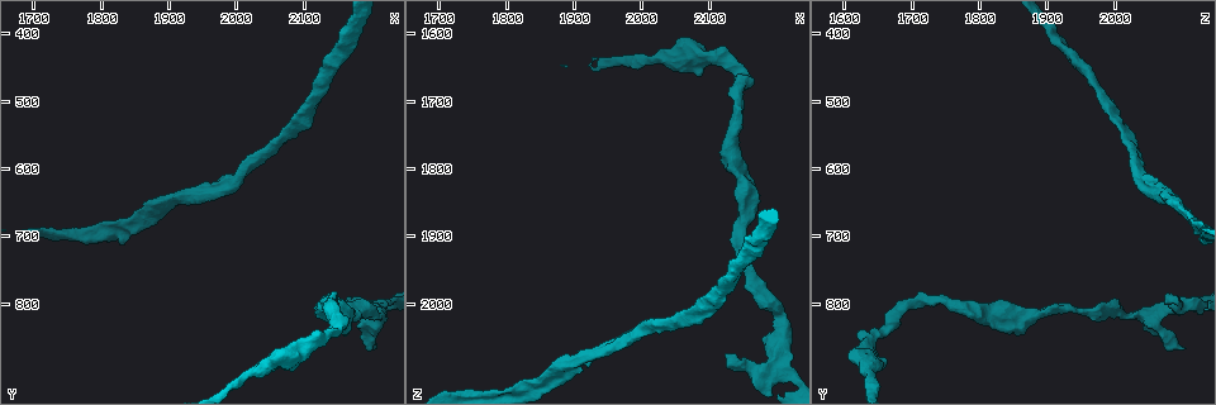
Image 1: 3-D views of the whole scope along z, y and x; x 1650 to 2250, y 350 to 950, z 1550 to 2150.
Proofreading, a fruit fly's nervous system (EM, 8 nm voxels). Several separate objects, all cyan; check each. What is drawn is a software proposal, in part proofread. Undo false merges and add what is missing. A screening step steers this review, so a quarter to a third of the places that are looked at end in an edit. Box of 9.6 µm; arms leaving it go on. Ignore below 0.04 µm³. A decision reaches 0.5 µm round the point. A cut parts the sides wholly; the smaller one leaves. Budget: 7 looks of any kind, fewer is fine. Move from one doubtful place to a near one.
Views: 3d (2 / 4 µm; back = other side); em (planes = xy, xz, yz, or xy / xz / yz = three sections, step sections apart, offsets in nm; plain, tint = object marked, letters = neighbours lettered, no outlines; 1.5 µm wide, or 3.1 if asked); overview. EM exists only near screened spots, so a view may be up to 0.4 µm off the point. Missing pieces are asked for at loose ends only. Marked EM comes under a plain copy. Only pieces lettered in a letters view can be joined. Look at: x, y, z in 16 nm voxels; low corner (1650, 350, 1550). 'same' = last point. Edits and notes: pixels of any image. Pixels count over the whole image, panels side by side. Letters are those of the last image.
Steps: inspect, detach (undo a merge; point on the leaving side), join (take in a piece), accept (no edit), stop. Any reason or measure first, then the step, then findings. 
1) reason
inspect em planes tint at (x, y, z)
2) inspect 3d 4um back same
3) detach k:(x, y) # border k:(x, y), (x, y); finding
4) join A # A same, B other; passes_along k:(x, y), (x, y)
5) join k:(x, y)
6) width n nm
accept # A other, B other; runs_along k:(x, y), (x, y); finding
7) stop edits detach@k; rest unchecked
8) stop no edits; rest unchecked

thick turns thin
inspect em yz step 4 tint at (2030, 900, 1630)

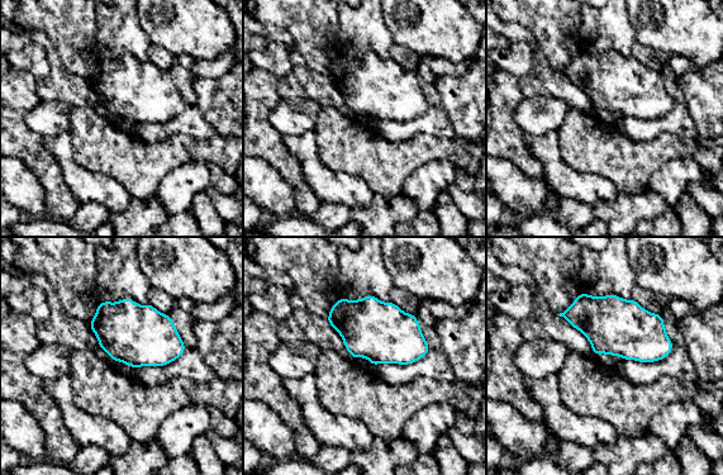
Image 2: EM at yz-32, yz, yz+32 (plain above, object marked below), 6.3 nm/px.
another direction
inspect em xz step 4 letters same

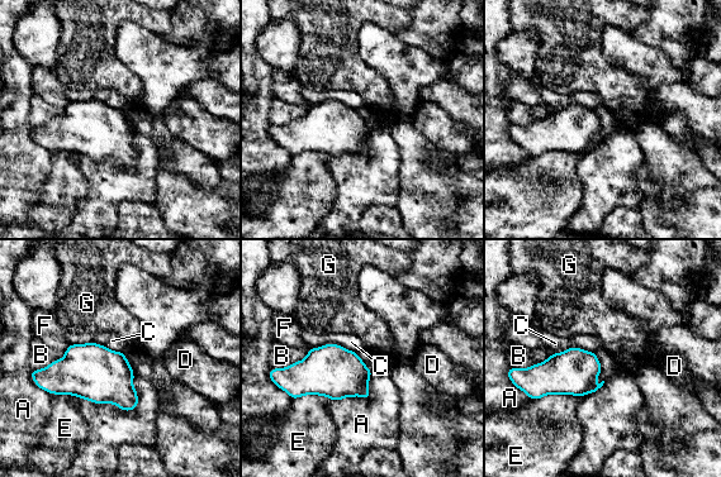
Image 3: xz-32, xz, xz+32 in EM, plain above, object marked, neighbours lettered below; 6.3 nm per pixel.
width 280 nm
accept # A other, B other, C other, D other, E other, F other, G other; border 3:(551, 354), (527, 367), (511, 367); continuous, no second cell

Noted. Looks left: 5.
branch stops here
inspect em yz step 4 letters at (2200, 870, 2105)

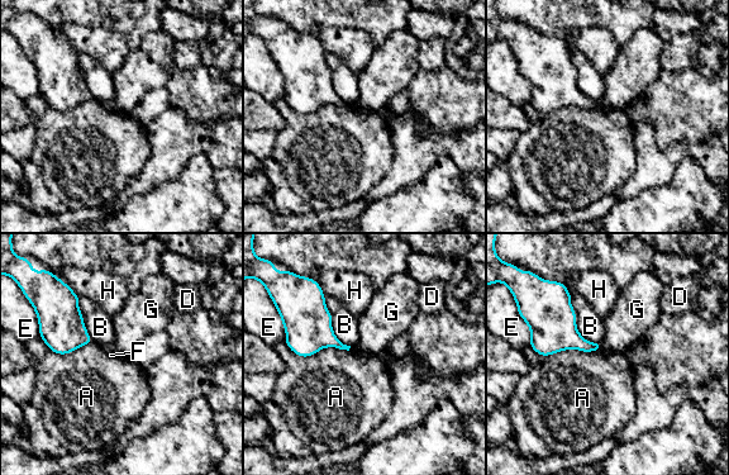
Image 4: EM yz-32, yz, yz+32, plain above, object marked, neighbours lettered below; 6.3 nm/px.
cut it another way
inspect em planes letters same

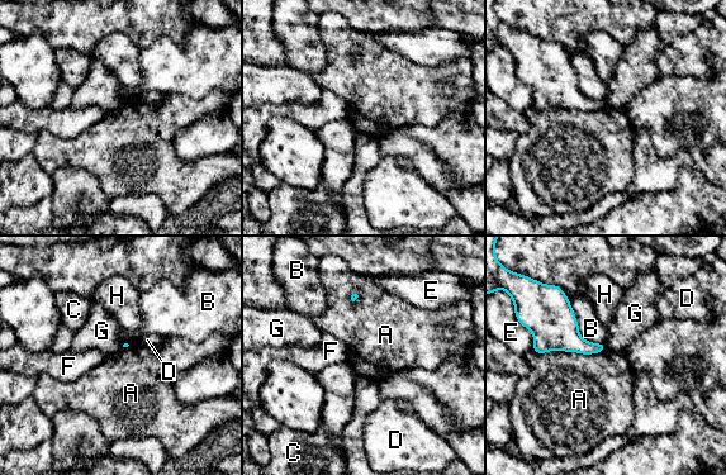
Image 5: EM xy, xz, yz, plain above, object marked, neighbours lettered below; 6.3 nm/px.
accept # A other, B other, C other, D other, E other, F other, G other, H other; border 5:(604, 348), (592, 354), (532, 351); no lettered piece goes on from it

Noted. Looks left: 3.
free end
inspect em yz step 4 letters at (2130, 800, 2075)

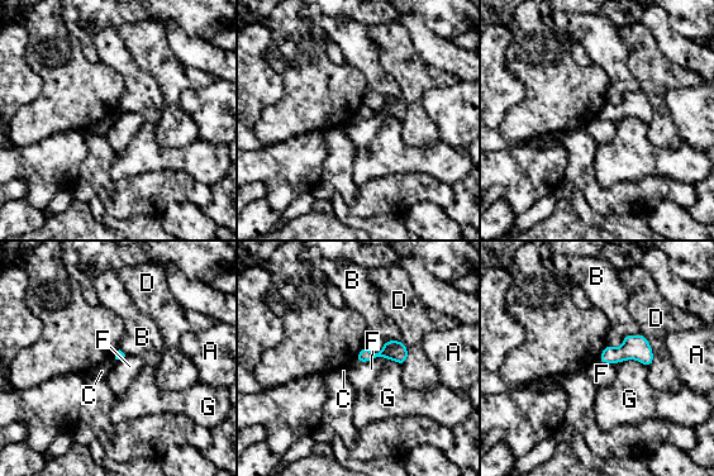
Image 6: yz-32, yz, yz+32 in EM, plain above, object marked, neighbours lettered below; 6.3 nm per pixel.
inspect em planes letters same

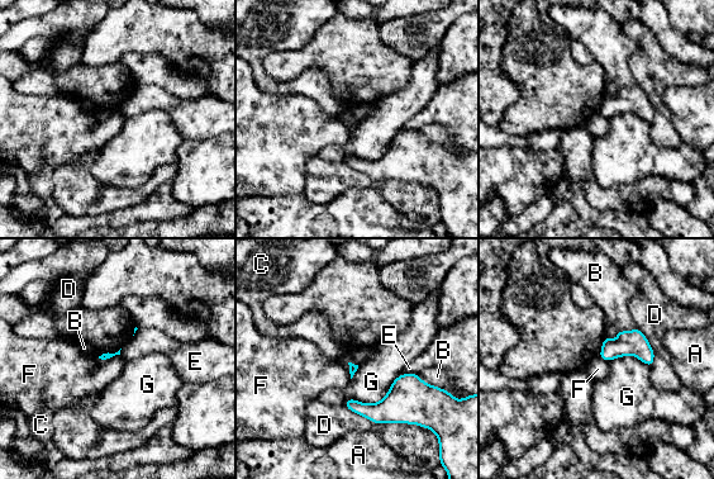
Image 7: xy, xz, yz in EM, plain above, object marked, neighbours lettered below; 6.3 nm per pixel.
accept # A other, B other, C other, D other, E other, F other, G other; border 7:(598, 355), (608, 363); no lettered piece goes on from it

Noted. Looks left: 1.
stop no edits; rest unchecked

